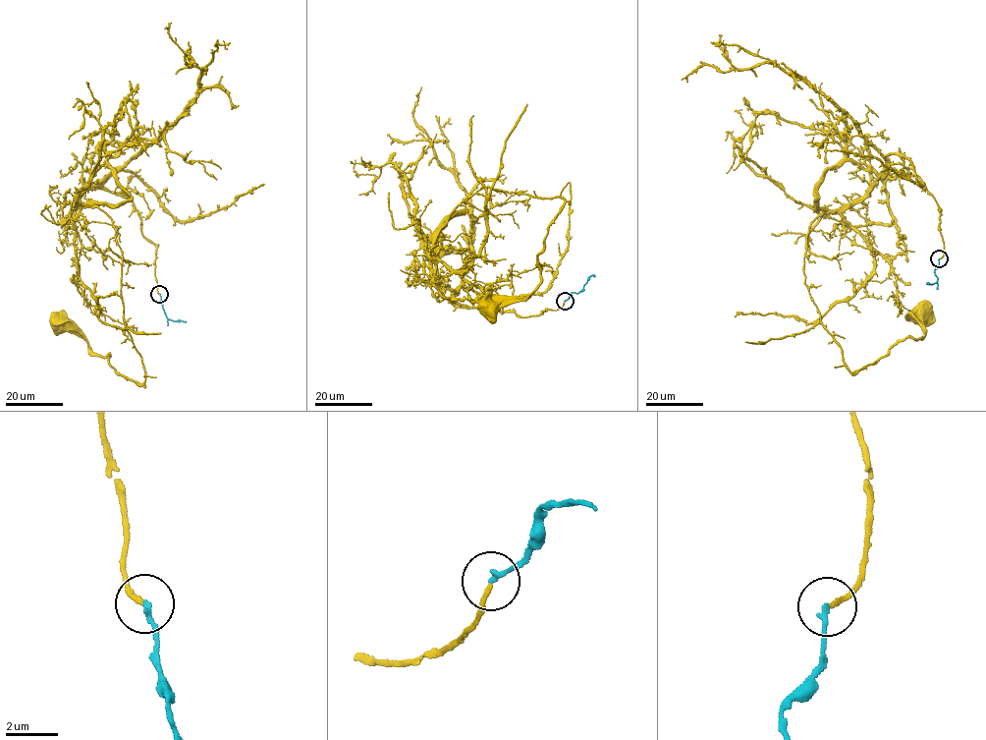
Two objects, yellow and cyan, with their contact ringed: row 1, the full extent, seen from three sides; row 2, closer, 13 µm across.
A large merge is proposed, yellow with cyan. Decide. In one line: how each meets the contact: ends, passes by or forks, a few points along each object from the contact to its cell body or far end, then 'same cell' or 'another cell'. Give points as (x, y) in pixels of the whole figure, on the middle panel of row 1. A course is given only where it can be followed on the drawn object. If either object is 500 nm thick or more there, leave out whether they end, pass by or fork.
yellow ends | cyan ends | yellow via (565, 301), (520, 316), (457, 307), (433, 281), (434, 234), (488, 186), (565, 200), (538, 288), (491, 311) | cyan via (565, 301), (570, 293), (579, 292), (586, 279), (595, 275) | same cell

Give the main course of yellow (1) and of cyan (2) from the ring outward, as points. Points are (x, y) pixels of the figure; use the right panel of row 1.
1: (939, 258), (941, 210), (917, 175), (897, 170), (810, 225), (805, 285), (852, 373), (919, 339), (922, 313)
2: (939, 258), (934, 270), (937, 281), (928, 283)

